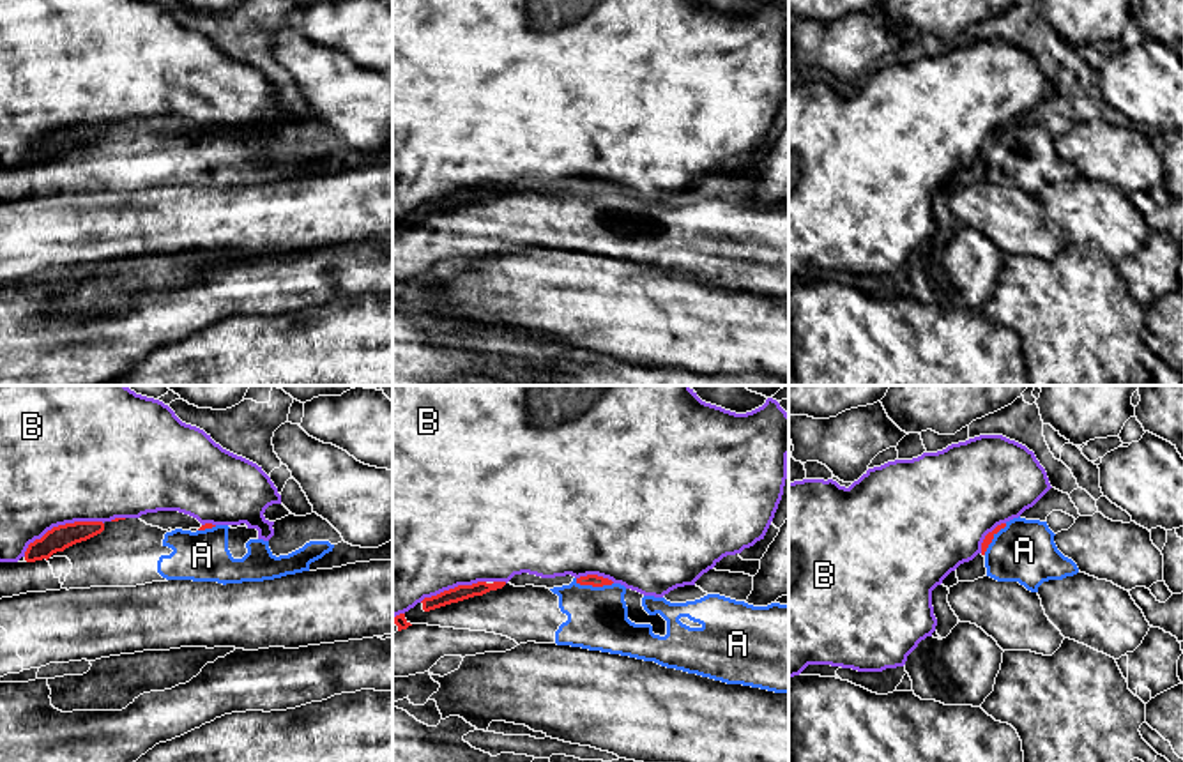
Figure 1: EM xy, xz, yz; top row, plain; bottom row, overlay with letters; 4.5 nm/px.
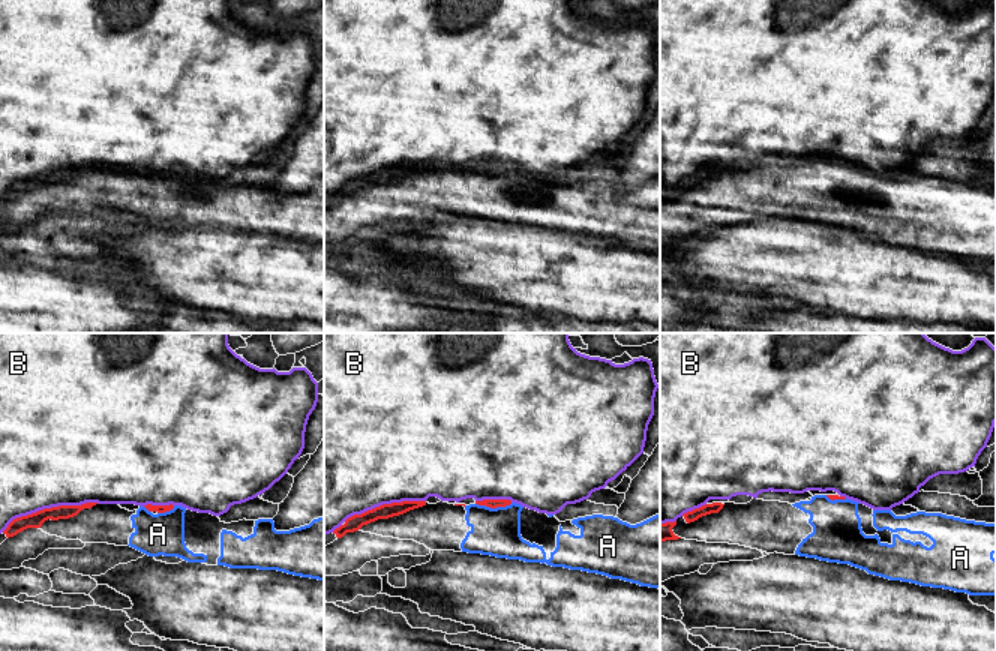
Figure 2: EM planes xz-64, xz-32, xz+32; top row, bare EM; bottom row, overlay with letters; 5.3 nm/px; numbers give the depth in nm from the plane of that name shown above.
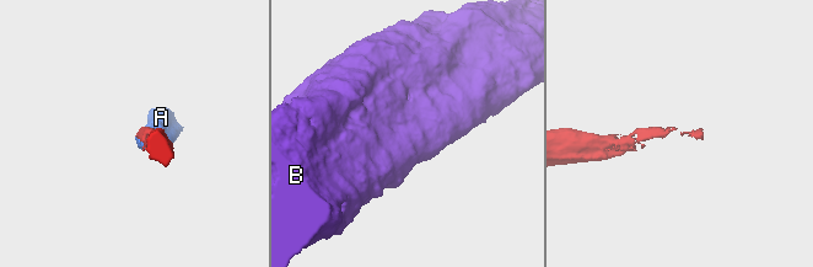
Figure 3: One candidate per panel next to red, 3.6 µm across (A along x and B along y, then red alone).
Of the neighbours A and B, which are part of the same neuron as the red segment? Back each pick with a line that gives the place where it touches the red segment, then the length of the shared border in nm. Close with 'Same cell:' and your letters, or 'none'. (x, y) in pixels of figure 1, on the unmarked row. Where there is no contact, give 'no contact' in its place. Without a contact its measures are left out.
A: meets red in xz at (595, 190); contact 180 nm long
Same cell: A

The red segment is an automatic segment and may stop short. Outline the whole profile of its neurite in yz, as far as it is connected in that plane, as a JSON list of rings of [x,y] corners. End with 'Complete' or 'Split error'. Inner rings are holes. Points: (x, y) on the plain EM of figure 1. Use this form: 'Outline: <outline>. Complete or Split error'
Outline: [[[1019,120],[997,129],[981,147],[987,180],[1038,196],[1043,186],[1077,179],[1077,168],[1057,154],[1054,140],[1040,124]]]. Split error

